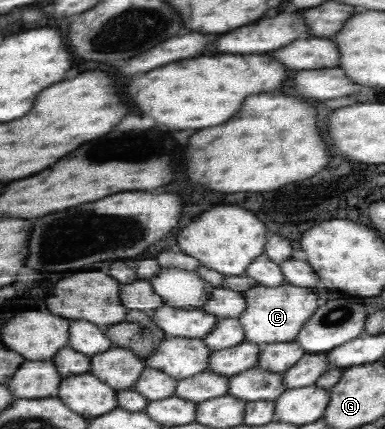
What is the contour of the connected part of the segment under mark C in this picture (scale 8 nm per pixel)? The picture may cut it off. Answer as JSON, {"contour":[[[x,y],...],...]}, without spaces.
{"contour":[[[288,283],[276,288],[258,285],[256,288],[245,290],[244,296],[246,300],[250,300],[250,308],[246,308],[245,314],[239,316],[240,324],[244,328],[246,341],[258,345],[296,340],[302,325],[308,322],[319,307],[315,292]]]}

